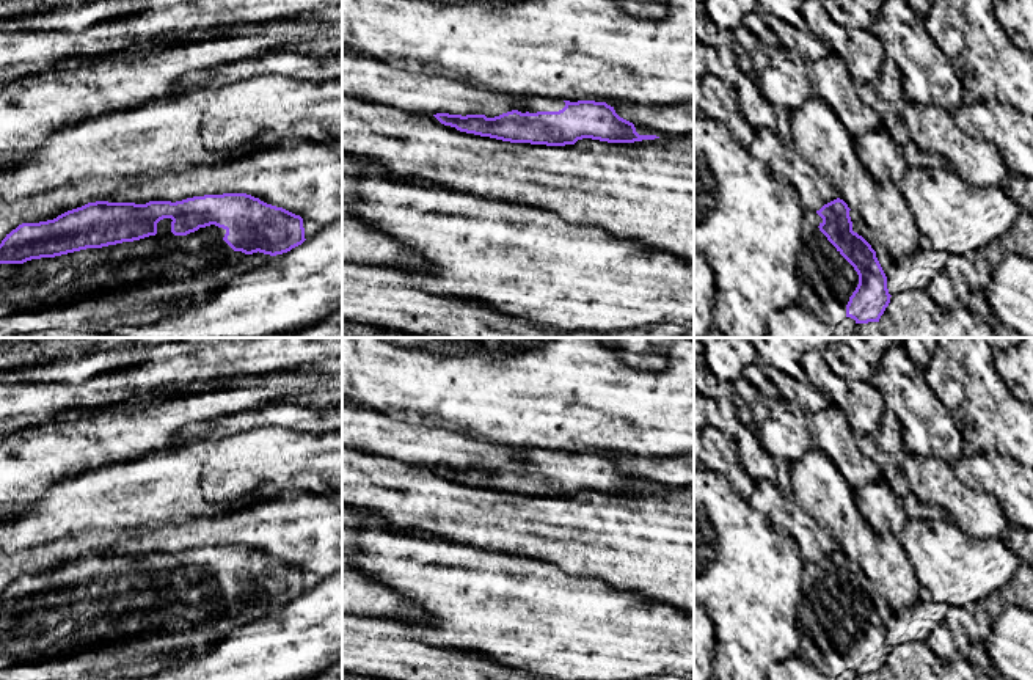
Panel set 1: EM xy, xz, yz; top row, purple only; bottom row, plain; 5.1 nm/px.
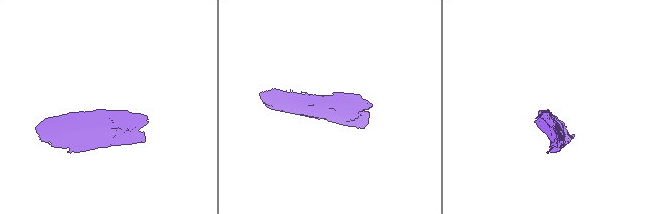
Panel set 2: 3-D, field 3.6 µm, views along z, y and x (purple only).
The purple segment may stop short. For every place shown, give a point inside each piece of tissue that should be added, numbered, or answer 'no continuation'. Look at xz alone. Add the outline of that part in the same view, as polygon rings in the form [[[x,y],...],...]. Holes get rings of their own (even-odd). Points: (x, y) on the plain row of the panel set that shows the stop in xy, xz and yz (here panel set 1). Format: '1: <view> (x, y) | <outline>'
1: xz (532, 456) | [[[526,448],[523,452],[523,459],[529,465],[537,463],[559,463],[565,459],[565,454],[562,451],[548,451],[548,449],[538,449],[538,448]]]

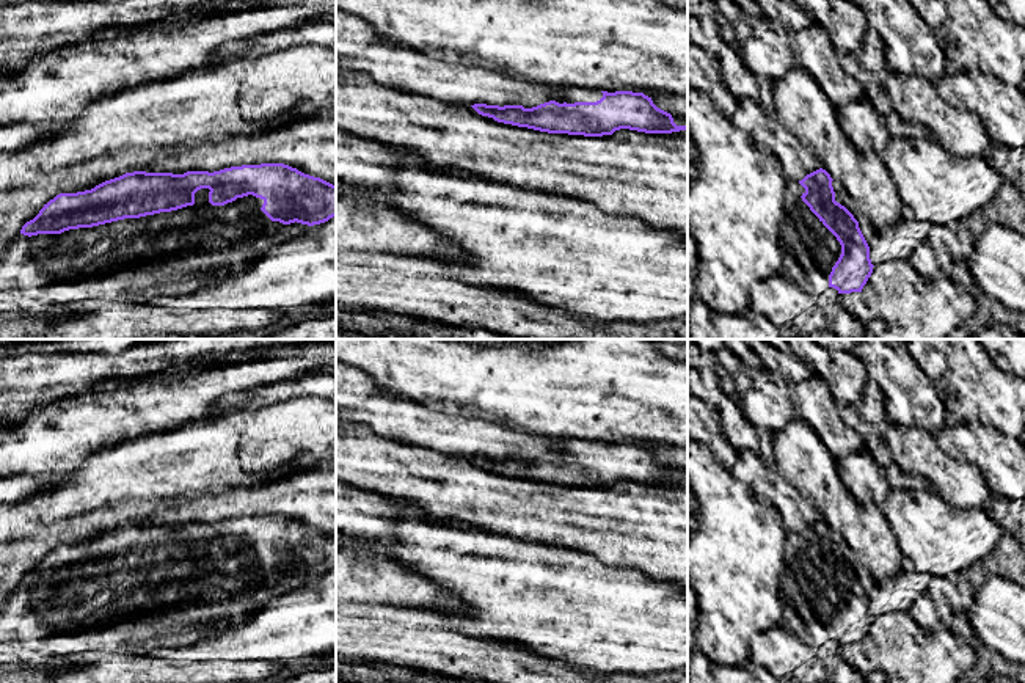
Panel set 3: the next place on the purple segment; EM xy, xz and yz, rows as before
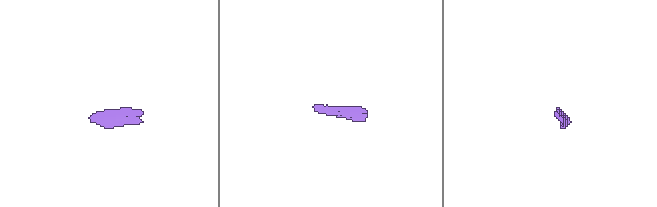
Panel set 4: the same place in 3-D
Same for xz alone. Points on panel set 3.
1: xz (570, 446) | [[[564,438],[560,443],[560,449],[567,455],[575,454],[596,454],[603,449],[603,444],[600,441],[585,441],[585,440],[576,440],[576,438]]]

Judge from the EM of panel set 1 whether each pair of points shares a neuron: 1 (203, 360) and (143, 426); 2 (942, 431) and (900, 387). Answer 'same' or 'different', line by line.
1: different
2: same

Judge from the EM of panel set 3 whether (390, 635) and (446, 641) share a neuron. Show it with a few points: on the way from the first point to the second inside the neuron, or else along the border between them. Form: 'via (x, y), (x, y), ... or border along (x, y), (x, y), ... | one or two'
via (404, 641), (432, 641) | one

